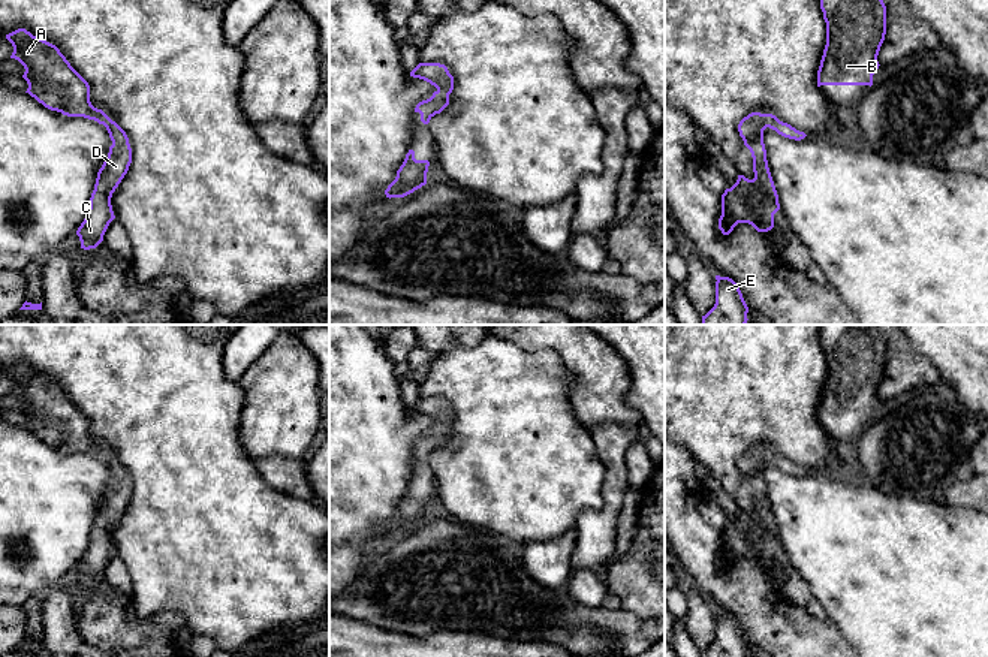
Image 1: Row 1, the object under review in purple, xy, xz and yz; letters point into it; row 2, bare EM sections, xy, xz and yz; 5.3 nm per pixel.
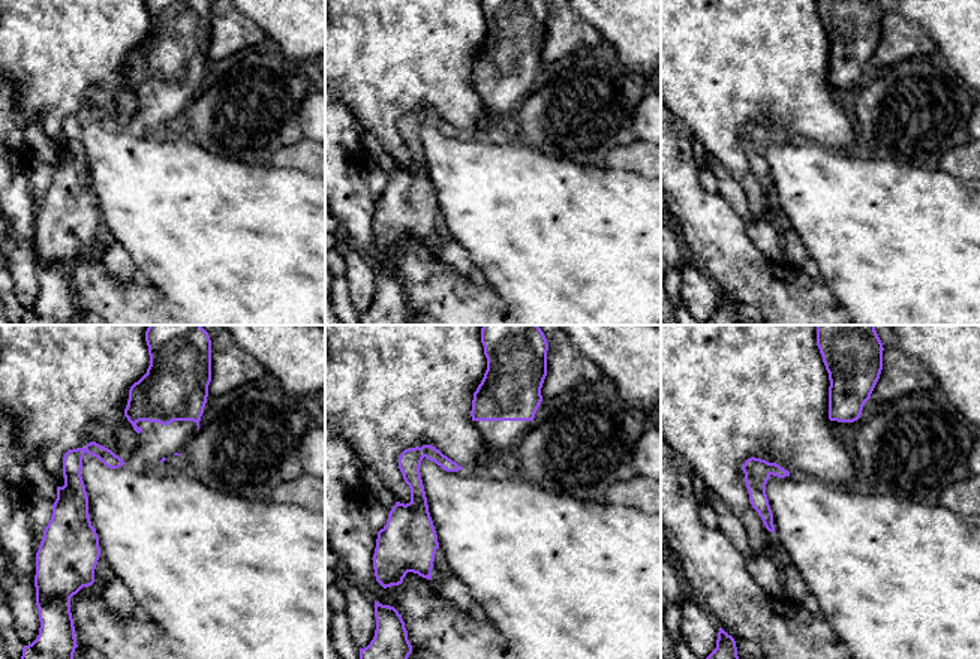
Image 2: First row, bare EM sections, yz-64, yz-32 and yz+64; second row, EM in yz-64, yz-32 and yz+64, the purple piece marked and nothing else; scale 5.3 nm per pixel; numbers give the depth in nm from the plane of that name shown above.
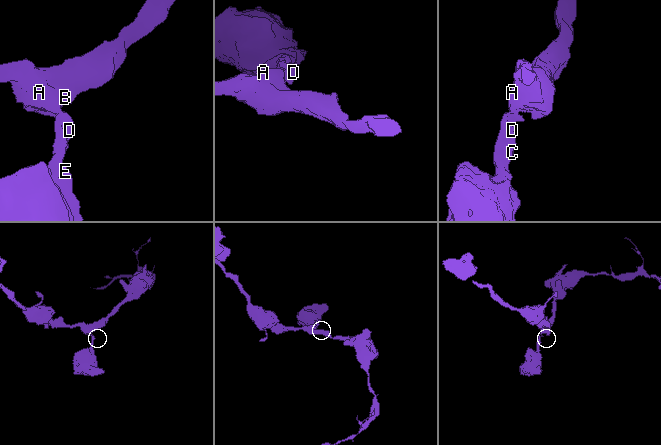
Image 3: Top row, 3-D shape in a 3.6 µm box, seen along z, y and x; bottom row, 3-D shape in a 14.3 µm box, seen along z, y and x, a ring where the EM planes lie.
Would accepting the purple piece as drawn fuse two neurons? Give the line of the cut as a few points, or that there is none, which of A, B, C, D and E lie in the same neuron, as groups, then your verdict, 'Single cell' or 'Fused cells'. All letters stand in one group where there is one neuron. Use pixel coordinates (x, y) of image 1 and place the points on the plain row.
No split. Groups: A B C D E. Single cell

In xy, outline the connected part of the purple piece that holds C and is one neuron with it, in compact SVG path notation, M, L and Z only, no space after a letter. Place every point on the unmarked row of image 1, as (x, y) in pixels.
M25 364L6 370L6 374L13 382L10 394L18 395L25 404L22 410L28 419L25 428L51 446L94 455L103 459L109 468L112 480L97 507L88 548L76 566L81 584L96 584L103 576L109 558L115 554L111 540L112 528L132 498L129 473L102 444L91 440L88 418L70 401L55 380L33 371Z

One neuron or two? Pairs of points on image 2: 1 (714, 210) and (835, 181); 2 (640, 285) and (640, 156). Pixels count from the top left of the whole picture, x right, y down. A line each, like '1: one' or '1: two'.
1: two
2: two

